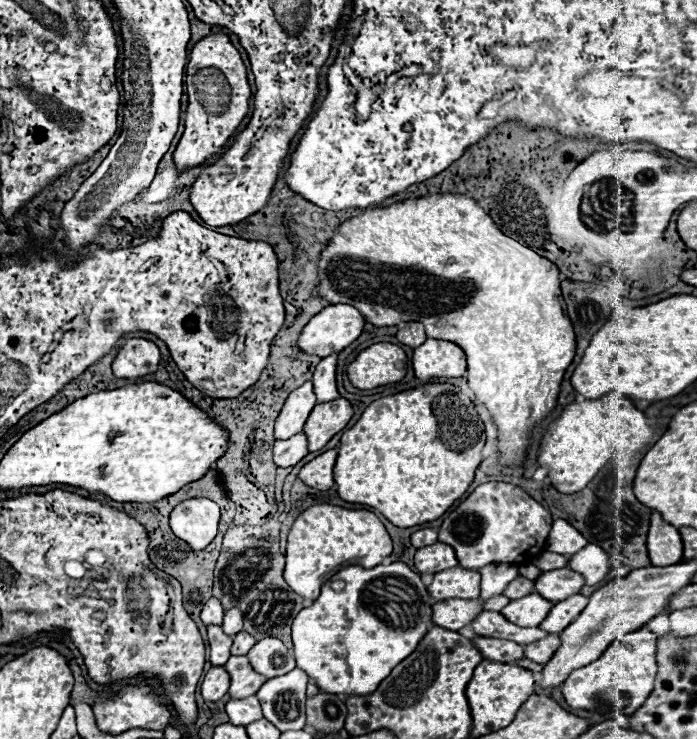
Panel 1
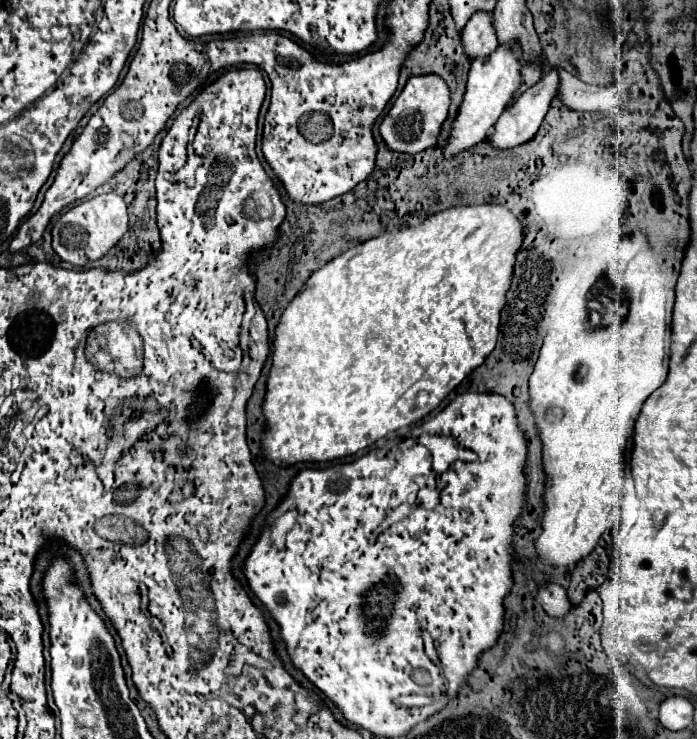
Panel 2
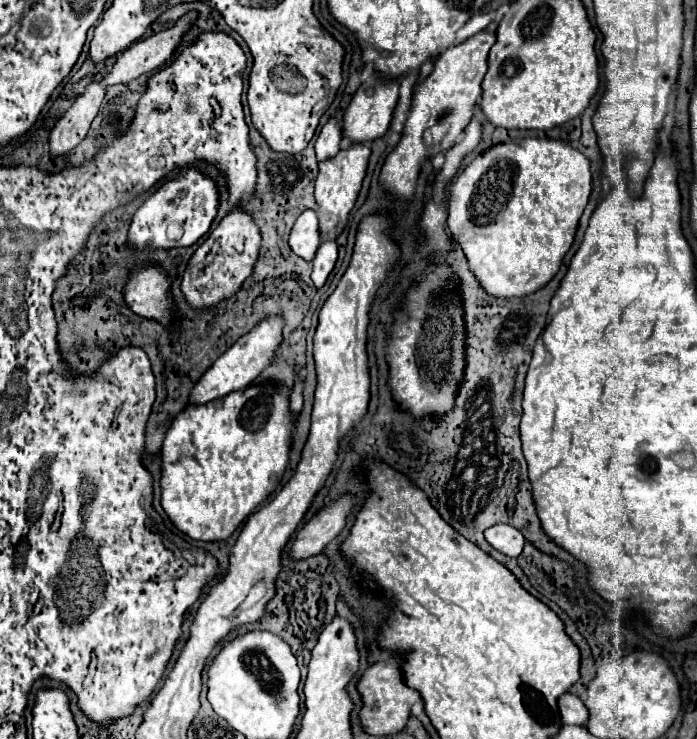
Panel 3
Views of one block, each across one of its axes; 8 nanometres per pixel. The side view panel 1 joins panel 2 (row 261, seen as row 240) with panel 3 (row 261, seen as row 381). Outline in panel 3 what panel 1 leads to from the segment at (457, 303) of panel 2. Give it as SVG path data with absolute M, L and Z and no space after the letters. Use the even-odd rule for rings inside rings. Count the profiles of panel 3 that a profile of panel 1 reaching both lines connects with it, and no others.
M520 138L478 154L456 178L450 192L448 230L468 258L468 268L494 298L522 298L548 284L574 242L578 220L590 196L590 162L562 140Z

